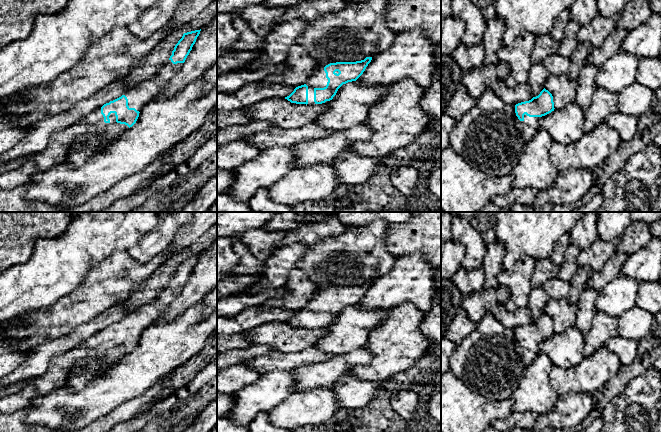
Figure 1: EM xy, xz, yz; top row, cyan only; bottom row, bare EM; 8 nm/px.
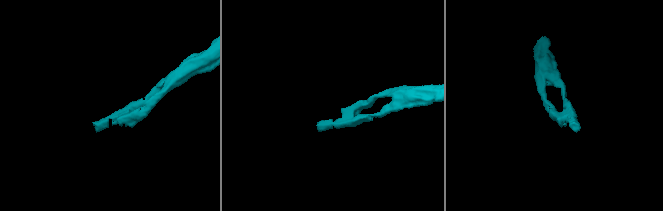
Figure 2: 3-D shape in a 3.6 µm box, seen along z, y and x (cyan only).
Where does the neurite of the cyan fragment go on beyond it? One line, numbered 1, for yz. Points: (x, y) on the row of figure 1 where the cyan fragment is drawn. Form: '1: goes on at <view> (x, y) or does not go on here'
1: goes on at yz (530, 125)

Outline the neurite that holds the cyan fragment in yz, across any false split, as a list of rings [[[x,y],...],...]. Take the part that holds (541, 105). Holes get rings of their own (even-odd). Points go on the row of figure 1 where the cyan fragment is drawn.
[[[545,88],[531,100],[515,105],[515,113],[522,125],[522,135],[526,142],[535,136],[540,118],[551,113],[554,109],[553,96]]]

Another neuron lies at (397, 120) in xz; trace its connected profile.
[[[406,79],[387,88],[386,96],[368,114],[366,126],[373,131],[373,136],[364,141],[351,144],[349,152],[357,155],[382,158],[383,156],[413,143],[423,132],[430,130],[432,118],[420,107],[420,100],[425,88],[413,80]]]

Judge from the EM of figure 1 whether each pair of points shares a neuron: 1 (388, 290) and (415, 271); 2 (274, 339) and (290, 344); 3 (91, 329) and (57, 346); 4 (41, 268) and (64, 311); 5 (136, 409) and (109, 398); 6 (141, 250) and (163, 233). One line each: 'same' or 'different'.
1: same
2: same
3: same
4: different
5: different
6: same

